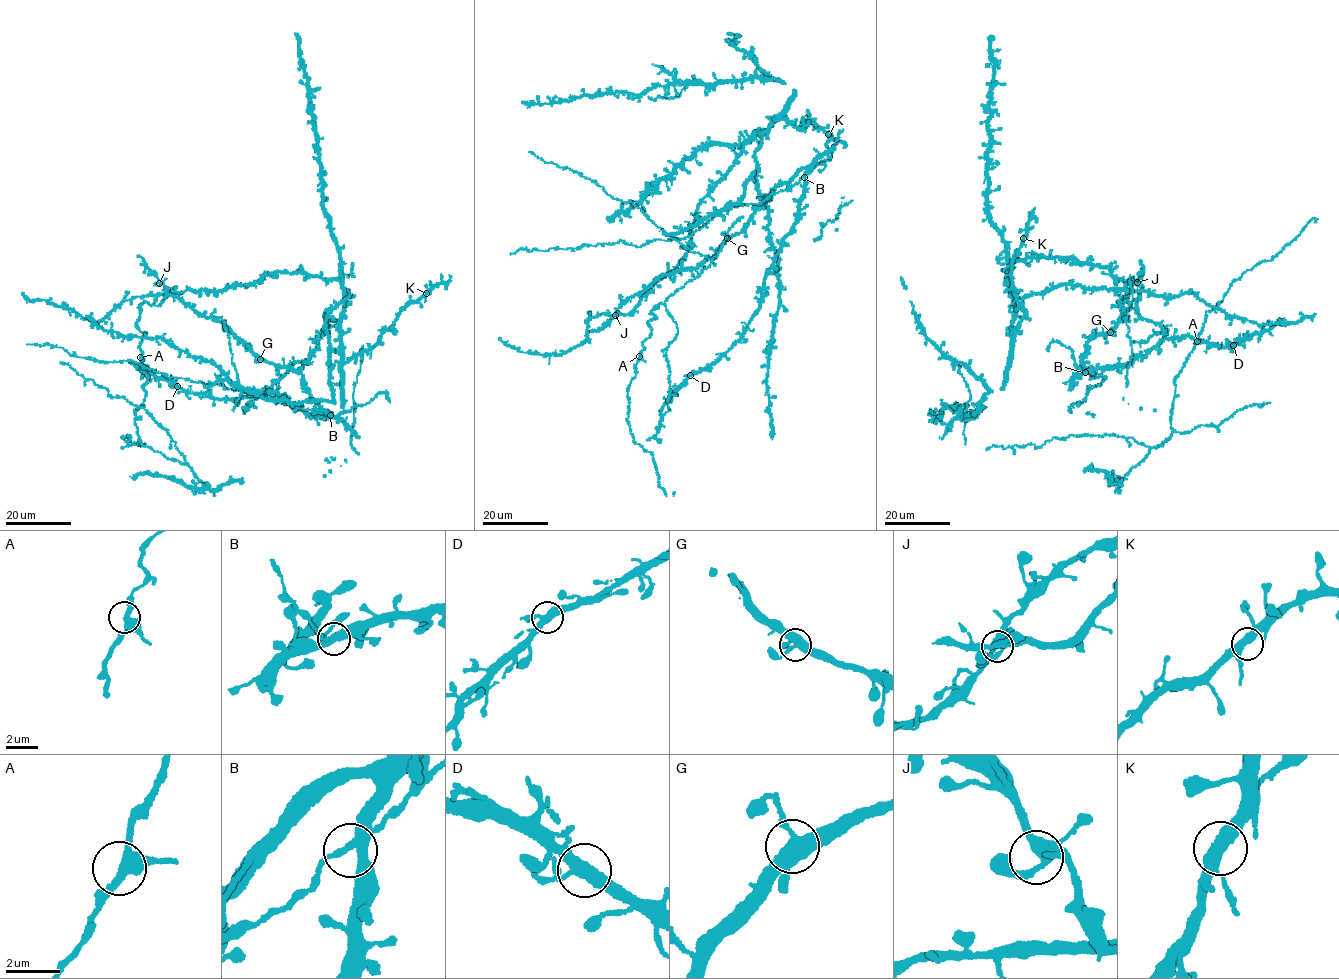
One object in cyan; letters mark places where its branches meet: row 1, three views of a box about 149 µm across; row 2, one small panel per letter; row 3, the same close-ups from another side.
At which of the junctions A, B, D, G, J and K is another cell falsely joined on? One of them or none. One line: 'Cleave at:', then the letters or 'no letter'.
Cleave at: no letter

